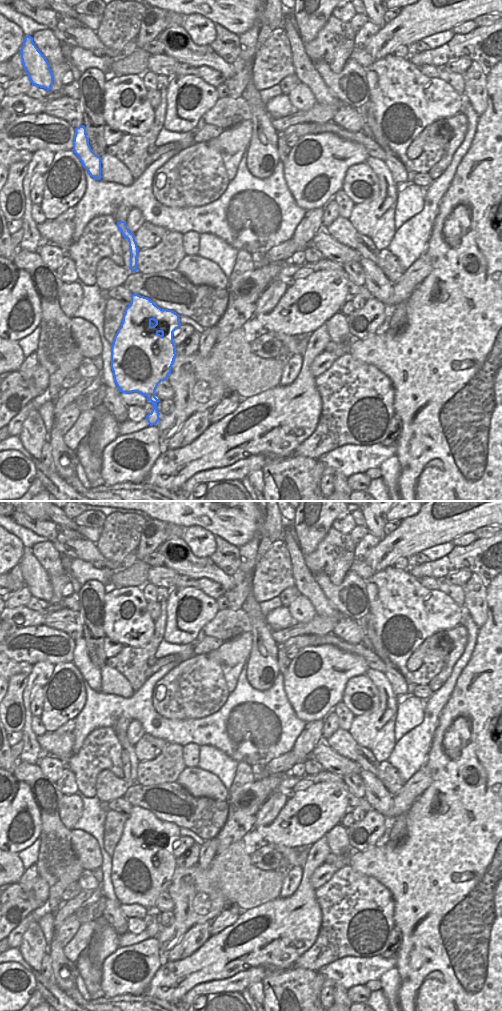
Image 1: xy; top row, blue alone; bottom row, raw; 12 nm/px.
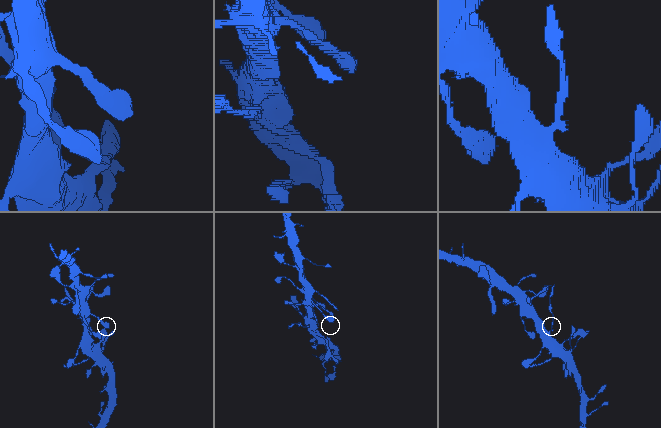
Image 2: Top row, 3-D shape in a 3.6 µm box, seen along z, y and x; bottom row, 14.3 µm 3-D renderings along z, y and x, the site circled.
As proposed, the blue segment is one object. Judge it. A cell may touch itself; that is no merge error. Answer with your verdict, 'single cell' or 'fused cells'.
fused cells

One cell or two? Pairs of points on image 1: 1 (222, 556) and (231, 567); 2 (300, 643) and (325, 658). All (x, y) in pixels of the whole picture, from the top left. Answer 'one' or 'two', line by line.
1: one
2: two

